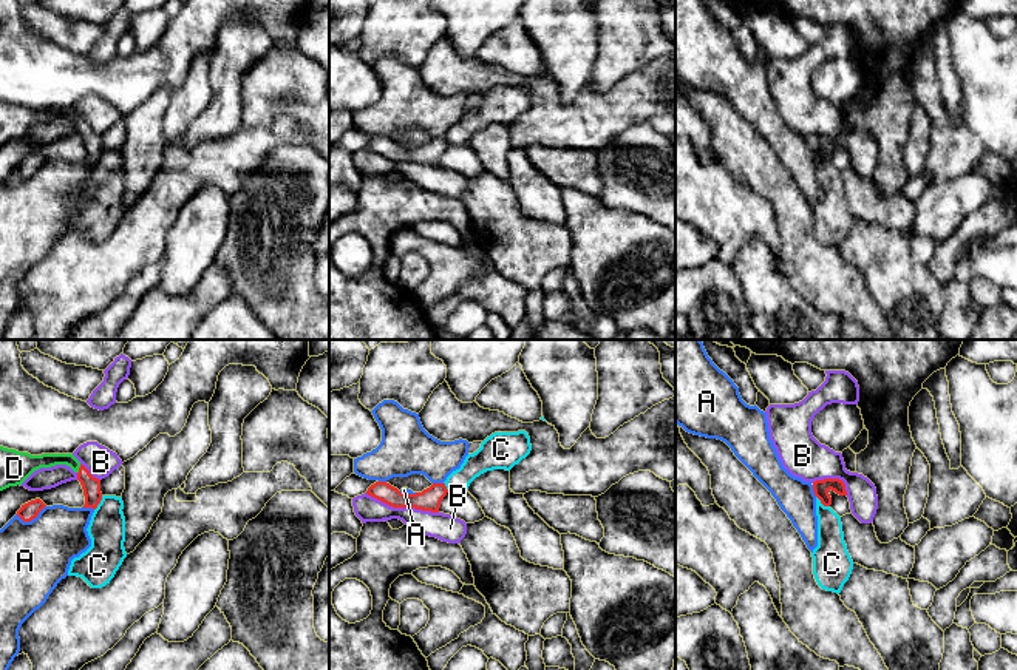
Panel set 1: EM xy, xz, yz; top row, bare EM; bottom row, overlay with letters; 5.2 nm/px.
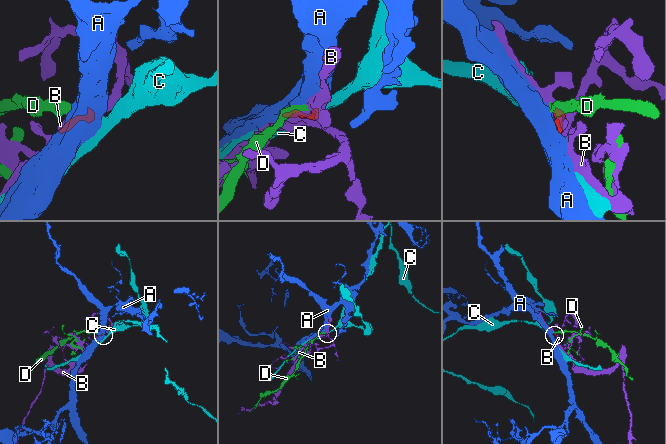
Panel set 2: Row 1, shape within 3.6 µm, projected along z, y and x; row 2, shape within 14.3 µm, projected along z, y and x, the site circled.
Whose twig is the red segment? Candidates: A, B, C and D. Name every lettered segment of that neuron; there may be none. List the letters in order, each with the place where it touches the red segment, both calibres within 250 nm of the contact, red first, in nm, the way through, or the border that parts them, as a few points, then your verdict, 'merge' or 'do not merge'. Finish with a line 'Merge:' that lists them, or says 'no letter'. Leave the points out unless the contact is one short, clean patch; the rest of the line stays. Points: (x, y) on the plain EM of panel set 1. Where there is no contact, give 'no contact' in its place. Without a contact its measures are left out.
A: xy (31, 173) | 90/360 nm | do not merge
B: xz (402, 161) | 120/140 nm | do not merge
C: yz (823, 158) | 90/160 nm | along yz (816, 150), (829, 161) | do not merge
D: xy (79, 124) | 100/80 nm | across xy (91, 141), (79, 124), (68, 113), (45, 115) | merge
Merge: D

